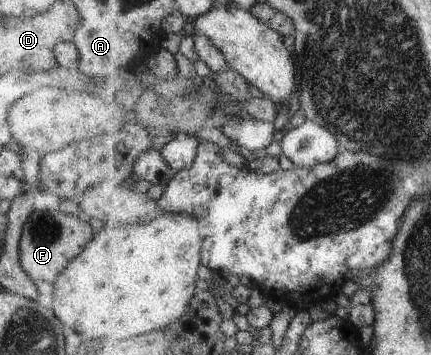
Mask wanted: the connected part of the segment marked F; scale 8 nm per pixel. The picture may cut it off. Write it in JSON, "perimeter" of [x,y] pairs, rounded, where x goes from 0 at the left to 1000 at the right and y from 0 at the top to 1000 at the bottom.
{"perimeter":[[[74,592],[46,648],[42,749],[79,800],[88,792],[121,800],[158,738],[195,701],[195,687],[213,670],[220,645],[223,634],[190,608],[125,592]]]}

